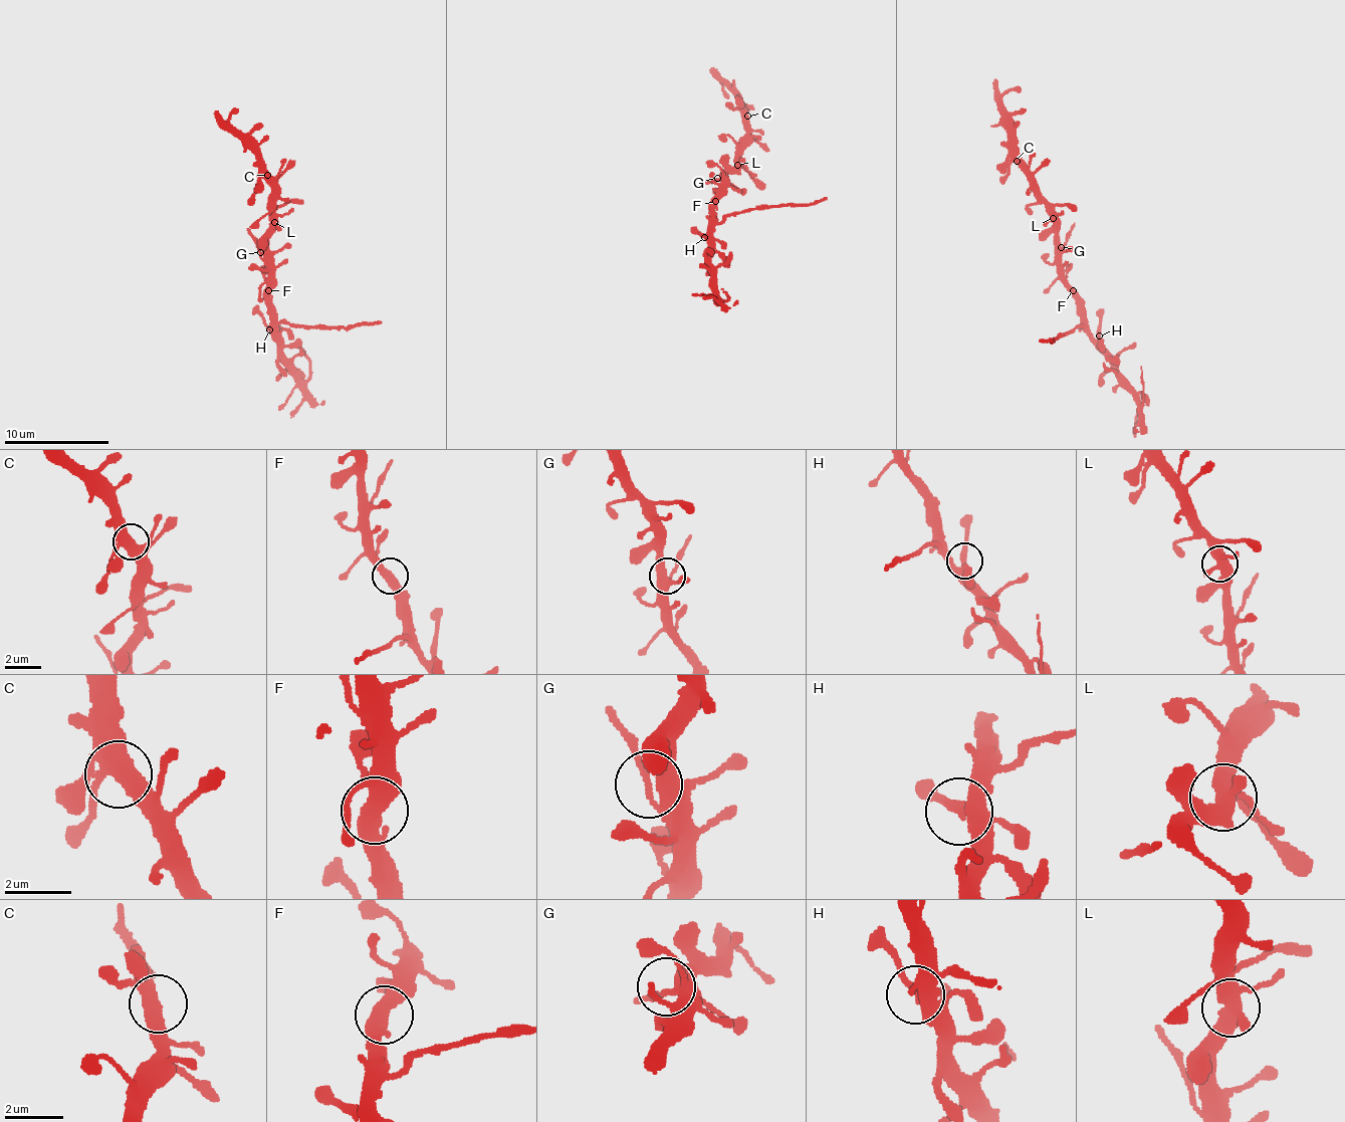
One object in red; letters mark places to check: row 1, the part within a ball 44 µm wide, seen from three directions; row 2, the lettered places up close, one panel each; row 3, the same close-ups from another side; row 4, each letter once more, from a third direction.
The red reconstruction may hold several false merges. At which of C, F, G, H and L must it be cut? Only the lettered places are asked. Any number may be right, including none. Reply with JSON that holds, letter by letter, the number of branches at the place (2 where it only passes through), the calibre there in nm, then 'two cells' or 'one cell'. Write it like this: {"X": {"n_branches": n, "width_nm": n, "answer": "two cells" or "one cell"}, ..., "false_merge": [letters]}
{"C": {"n_branches": 3, "width_nm": 420, "answer": "one cell"}, "F": {"n_branches": 2, "width_nm": 480, "answer": "one cell"}, "G": {"n_branches": 2, "width_nm": 150, "answer": "one cell"}, "H": {"n_branches": 4, "width_nm": 220, "answer": "one cell"}, "L": {"n_branches": 3, "width_nm": 480, "answer": "one cell"}, "false_merge": []}

